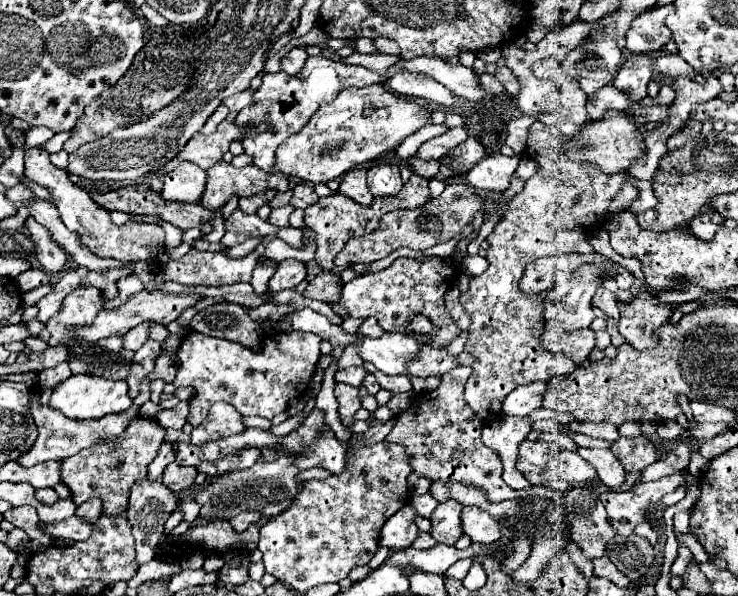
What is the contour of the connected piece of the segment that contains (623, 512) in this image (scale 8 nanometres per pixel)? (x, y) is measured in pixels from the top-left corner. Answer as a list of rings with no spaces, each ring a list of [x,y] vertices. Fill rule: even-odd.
[[[677,470],[657,482],[641,482],[629,492],[603,492],[599,498],[607,508],[613,528],[621,536],[629,536],[633,528],[645,522],[645,512],[651,504],[657,504],[665,494],[675,492],[675,488],[685,484],[685,470]]]

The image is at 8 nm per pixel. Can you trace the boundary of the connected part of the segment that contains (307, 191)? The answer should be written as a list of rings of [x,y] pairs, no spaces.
[[[297,184],[295,188],[293,188],[293,196],[291,196],[291,206],[293,208],[307,208],[307,206],[311,206],[311,204],[315,204],[317,202],[317,194],[315,194],[315,190],[313,190],[313,186],[311,184]]]

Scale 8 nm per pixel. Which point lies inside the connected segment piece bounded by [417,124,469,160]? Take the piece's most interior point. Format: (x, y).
(435, 148)

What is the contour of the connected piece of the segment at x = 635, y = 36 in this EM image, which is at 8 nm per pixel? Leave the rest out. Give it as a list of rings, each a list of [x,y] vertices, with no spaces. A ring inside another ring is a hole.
[[[667,4],[635,18],[627,32],[627,48],[635,54],[661,50],[671,40],[671,32],[665,26],[665,18],[671,12],[673,12],[673,4]]]

